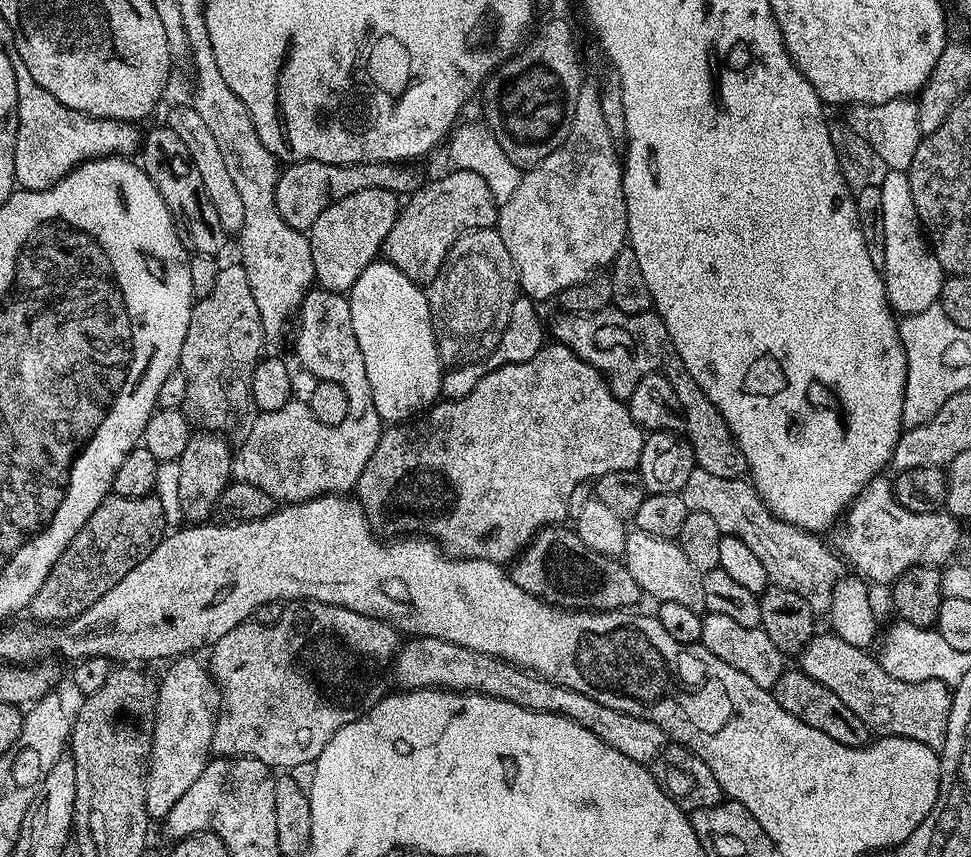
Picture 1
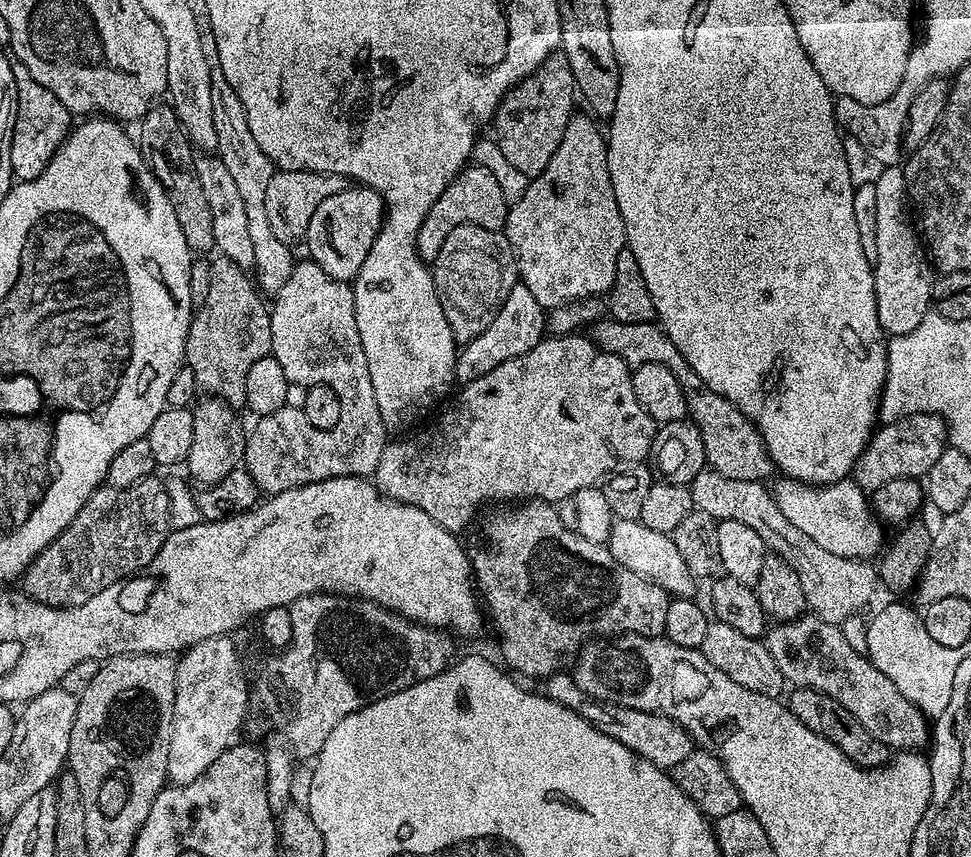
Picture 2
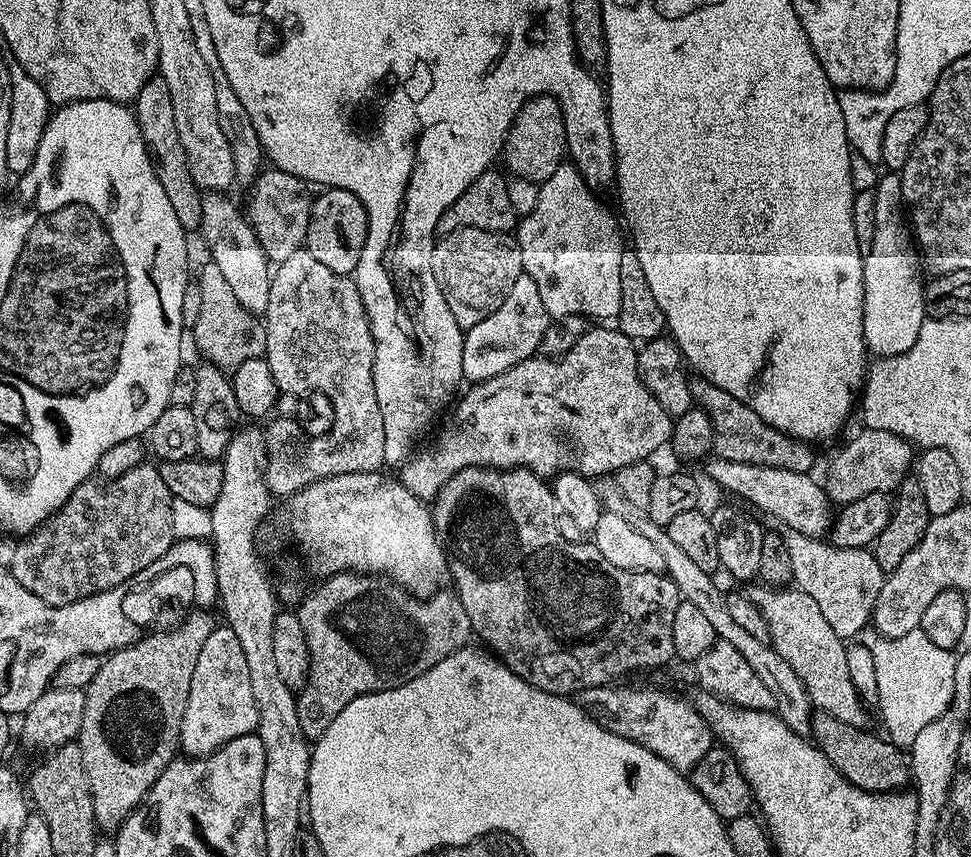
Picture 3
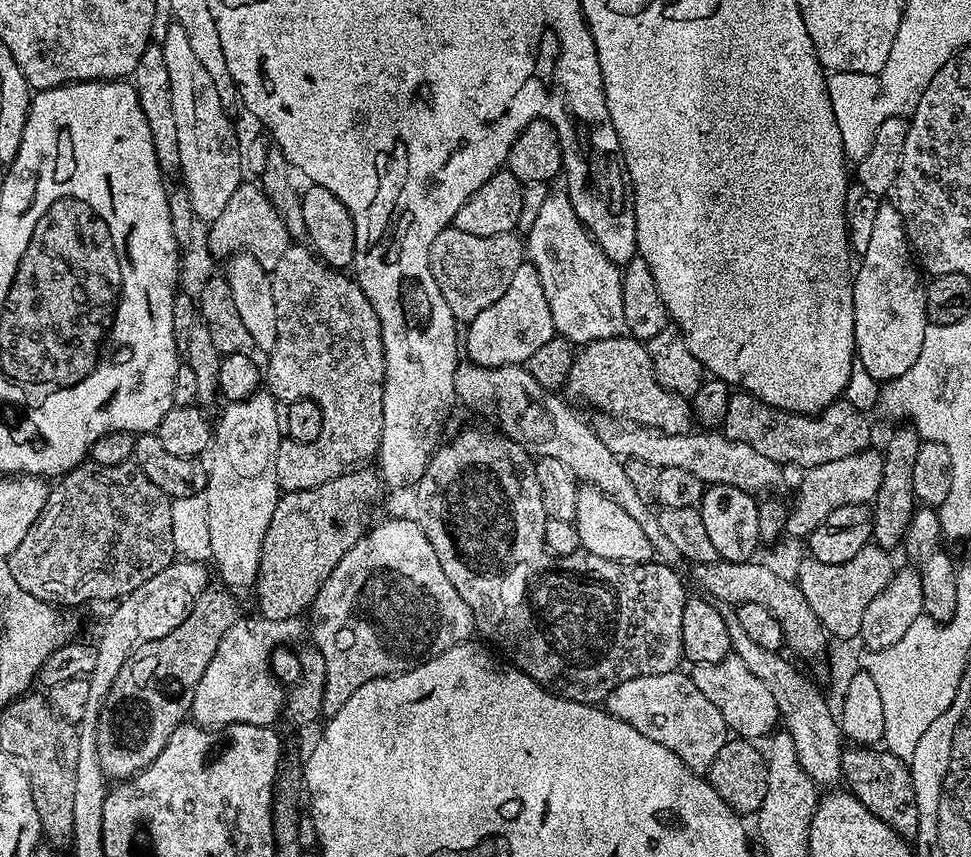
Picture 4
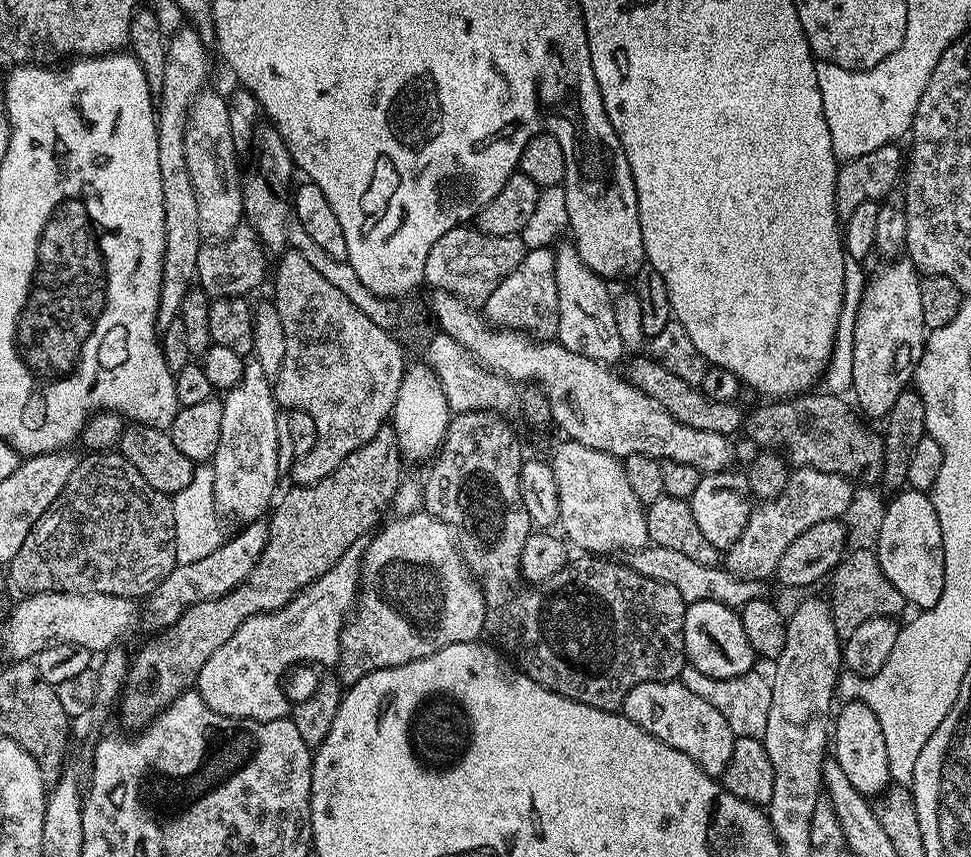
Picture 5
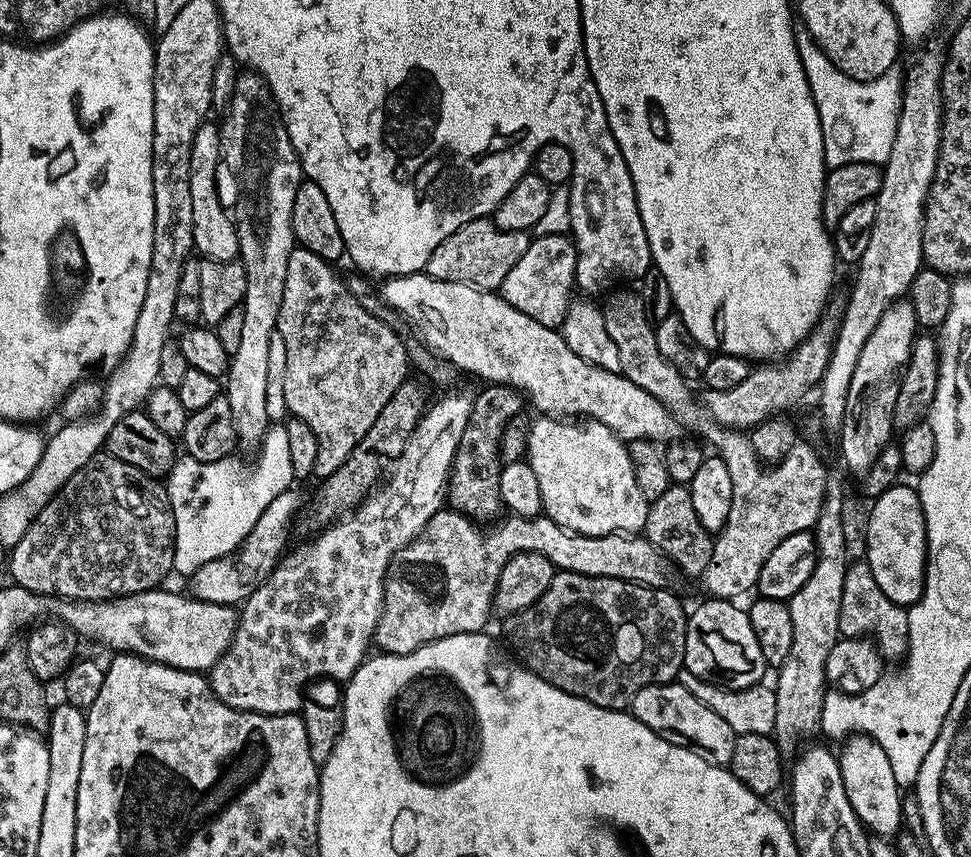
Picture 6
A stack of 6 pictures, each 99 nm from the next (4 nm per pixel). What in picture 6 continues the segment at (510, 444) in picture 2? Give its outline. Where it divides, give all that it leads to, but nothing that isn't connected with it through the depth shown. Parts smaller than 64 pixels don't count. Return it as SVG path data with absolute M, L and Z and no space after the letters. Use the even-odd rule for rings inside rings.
M825 314L816 323L812 333L801 342L793 352L789 352L779 362L764 362L753 367L752 373L734 390L714 390L707 389L702 396L702 407L714 422L718 422L724 428L734 428L737 430L751 430L759 426L763 420L769 420L771 416L787 413L787 408L792 408L808 391L815 389L820 383L820 379L826 374L826 366L832 357L836 332L840 329L840 316Z

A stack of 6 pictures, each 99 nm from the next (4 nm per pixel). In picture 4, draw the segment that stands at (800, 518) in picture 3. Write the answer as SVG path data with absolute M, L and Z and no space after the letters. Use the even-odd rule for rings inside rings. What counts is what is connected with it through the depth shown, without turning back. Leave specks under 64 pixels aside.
M604 422L598 428L600 441L621 458L631 458L650 462L650 466L662 469L666 466L679 466L689 474L695 474L705 486L721 484L722 486L738 486L738 490L746 490L753 494L768 494L780 484L781 465L770 458L758 454L750 446L742 442L734 442L726 438L720 430L693 430L686 434L666 434L657 428L643 428L640 424L627 422Z

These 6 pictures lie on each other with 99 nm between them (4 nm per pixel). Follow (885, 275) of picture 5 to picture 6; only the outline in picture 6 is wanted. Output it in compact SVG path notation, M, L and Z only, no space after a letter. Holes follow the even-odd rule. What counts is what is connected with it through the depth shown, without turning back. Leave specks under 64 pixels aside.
M901 298L888 307L886 314L882 314L882 322L874 326L874 334L870 334L866 346L862 346L854 378L850 378L850 390L846 394L844 423L838 429L840 456L852 472L868 472L878 454L889 447L891 440L888 439L894 433L894 402L898 402L898 386L917 335L914 306L908 299Z

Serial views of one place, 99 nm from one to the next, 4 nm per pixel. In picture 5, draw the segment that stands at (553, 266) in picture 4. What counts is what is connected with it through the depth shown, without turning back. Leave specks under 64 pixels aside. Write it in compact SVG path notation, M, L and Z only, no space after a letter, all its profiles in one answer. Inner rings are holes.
M567 243L555 249L554 278L558 290L556 340L566 346L566 350L574 350L574 354L582 354L601 364L615 365L615 360L625 355L626 349L622 334L618 334L618 326L614 326L613 293L608 293L609 285L604 277L594 274L594 270L582 262L575 243Z

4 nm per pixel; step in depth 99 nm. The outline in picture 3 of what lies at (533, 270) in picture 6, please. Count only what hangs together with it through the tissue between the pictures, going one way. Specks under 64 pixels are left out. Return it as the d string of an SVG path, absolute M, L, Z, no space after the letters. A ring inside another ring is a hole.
M520 275L518 282L510 286L510 294L502 298L502 306L490 314L490 318L482 318L478 326L467 329L462 342L462 374L464 380L475 382L494 378L494 374L502 374L510 370L510 366L518 366L518 362L528 360L540 351L542 334L546 334L550 317L546 306L542 306L542 297L538 295L538 286L534 278Z

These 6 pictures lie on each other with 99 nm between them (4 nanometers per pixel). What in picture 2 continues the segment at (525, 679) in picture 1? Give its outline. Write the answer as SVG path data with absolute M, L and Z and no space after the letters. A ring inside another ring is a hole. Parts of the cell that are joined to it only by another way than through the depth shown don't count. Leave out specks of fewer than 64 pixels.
M561 670L554 675L547 677L545 688L542 688L543 695L550 697L554 702L574 710L590 726L602 730L614 742L622 742L622 746L629 748L631 752L636 752L646 762L665 770L671 770L678 766L678 762L686 762L694 750L692 736L678 722L666 718L657 712L647 712L646 710L634 710L626 706L617 704L604 704L601 700L593 700L572 680L567 671Z

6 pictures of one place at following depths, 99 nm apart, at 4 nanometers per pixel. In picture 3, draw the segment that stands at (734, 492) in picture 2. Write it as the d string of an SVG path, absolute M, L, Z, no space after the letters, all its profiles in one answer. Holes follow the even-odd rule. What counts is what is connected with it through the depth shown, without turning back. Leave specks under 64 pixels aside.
M784 528L782 535L786 550L790 550L795 587L810 594L810 598L818 602L822 614L826 614L826 622L834 626L834 634L838 634L841 640L848 642L859 637L869 627L875 600L886 577L886 573L878 566L875 555L867 547L836 548L827 539L807 536L793 528Z

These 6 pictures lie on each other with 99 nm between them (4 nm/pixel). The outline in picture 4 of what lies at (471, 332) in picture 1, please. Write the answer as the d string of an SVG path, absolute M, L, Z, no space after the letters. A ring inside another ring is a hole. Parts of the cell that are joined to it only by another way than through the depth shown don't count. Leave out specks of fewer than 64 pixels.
M446 227L438 238L434 238L434 246L430 246L430 270L434 274L434 282L438 282L438 290L442 290L442 298L446 298L446 306L450 306L452 316L458 322L472 320L486 306L494 306L502 294L506 294L506 286L514 279L514 270L526 260L526 244L519 235L507 232L494 234L490 238L478 238L478 234L466 234L466 230Z

